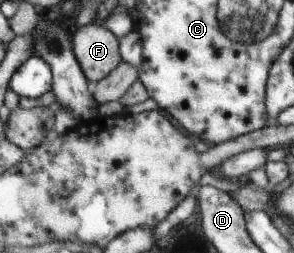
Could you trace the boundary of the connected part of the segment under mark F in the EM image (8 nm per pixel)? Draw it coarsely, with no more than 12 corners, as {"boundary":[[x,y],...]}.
{"boundary":[[98,23],[73,30],[92,84],[117,66],[120,42]]}

